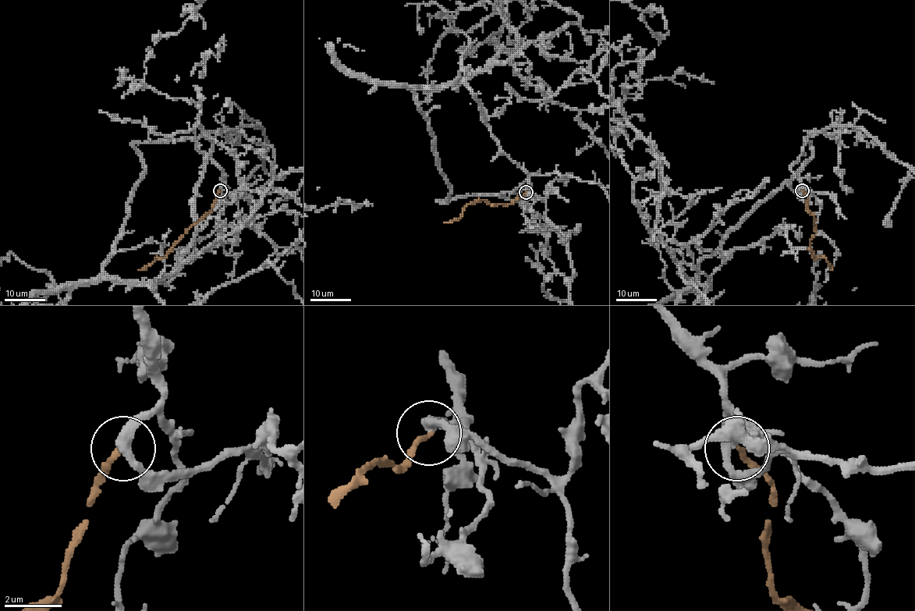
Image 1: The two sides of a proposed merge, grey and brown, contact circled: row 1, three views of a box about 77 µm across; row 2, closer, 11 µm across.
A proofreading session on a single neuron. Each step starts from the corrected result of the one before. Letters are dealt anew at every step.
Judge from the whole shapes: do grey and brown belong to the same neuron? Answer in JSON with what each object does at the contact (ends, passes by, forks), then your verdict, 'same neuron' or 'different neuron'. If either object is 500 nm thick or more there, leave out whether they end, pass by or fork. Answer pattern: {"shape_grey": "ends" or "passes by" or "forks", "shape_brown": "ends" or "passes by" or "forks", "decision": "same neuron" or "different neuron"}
{"shape_grey": "passes by", "shape_brown": "ends", "decision": "different neuron"}

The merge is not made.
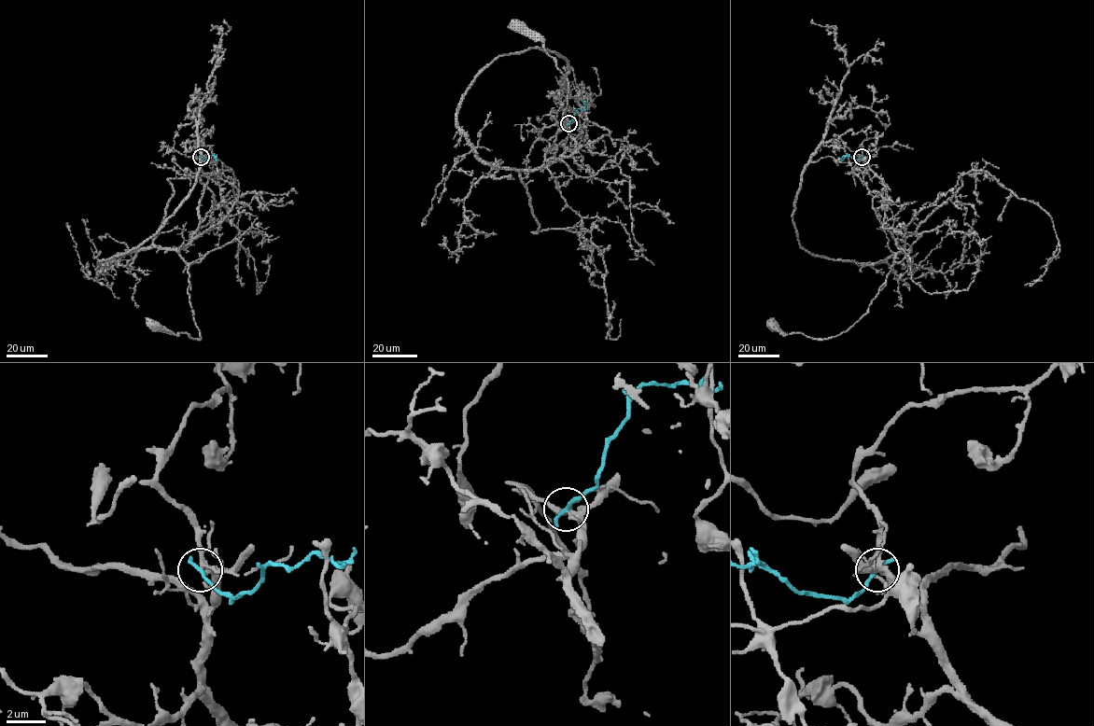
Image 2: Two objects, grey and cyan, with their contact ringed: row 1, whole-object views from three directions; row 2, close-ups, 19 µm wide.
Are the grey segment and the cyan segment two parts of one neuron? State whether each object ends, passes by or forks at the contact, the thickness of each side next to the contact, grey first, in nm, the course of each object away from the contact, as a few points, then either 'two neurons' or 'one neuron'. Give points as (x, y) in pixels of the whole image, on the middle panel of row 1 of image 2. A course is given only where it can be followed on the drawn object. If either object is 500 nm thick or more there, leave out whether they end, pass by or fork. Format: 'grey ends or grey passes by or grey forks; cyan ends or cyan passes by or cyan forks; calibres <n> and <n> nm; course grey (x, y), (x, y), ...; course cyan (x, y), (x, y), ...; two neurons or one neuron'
grey forks; cyan ends; calibres 220 and 240 nm; course grey (568, 123), (576, 146), (543, 166), (555, 151), (568, 78), (544, 44), (518, 25); course cyan (568, 123), (586, 102); two neurons

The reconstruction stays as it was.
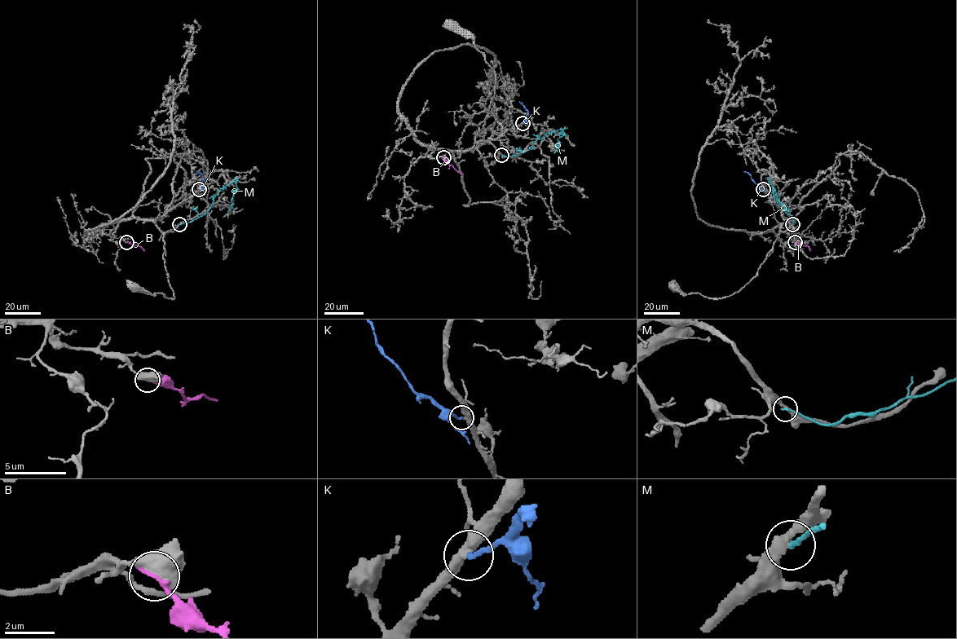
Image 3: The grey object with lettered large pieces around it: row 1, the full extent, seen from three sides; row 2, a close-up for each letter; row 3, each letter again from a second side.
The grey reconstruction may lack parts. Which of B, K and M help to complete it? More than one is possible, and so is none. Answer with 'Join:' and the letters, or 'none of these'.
Join: K

